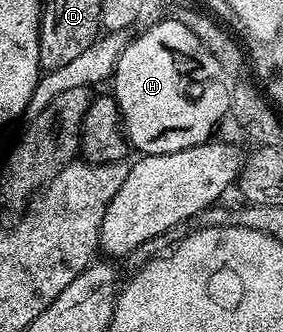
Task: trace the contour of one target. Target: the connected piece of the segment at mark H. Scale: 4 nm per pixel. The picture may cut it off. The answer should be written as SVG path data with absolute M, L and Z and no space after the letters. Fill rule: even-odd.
M165 18L165 20L158 20L151 26L147 32L142 32L138 37L131 39L127 43L126 48L119 56L118 64L114 68L112 75L112 83L114 82L114 89L112 89L112 95L114 101L118 103L118 109L122 115L122 127L124 129L124 135L128 141L129 147L138 151L138 154L142 156L155 156L156 154L172 154L173 152L179 152L180 150L188 150L194 148L198 144L207 143L211 139L210 136L214 132L214 127L221 122L222 119L227 119L228 111L230 109L230 91L223 91L222 80L216 74L215 64L210 60L206 61L206 56L201 56L194 50L191 51L190 46L193 43L192 37L186 32L184 28L178 27L178 21L174 21L171 18ZM188 57L189 66L183 62L184 58Z

